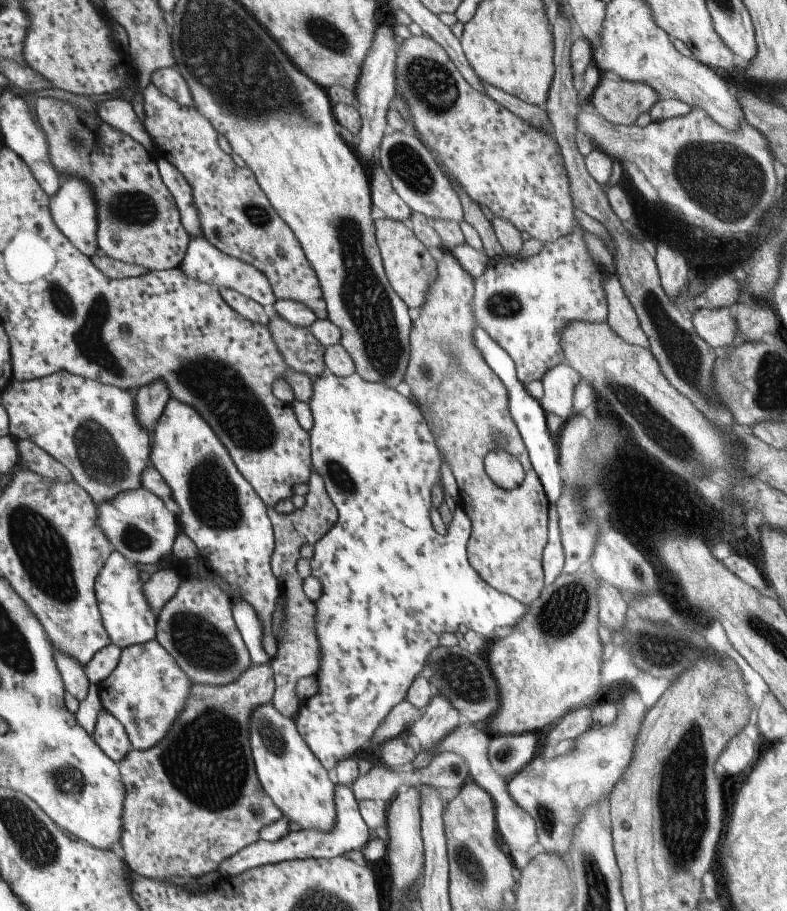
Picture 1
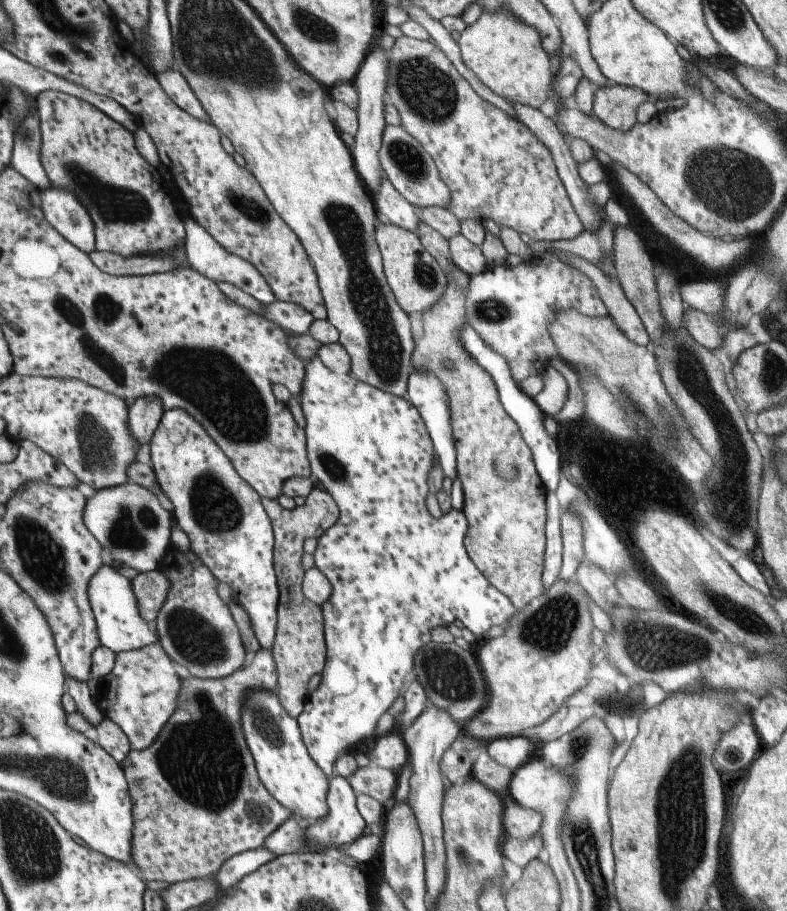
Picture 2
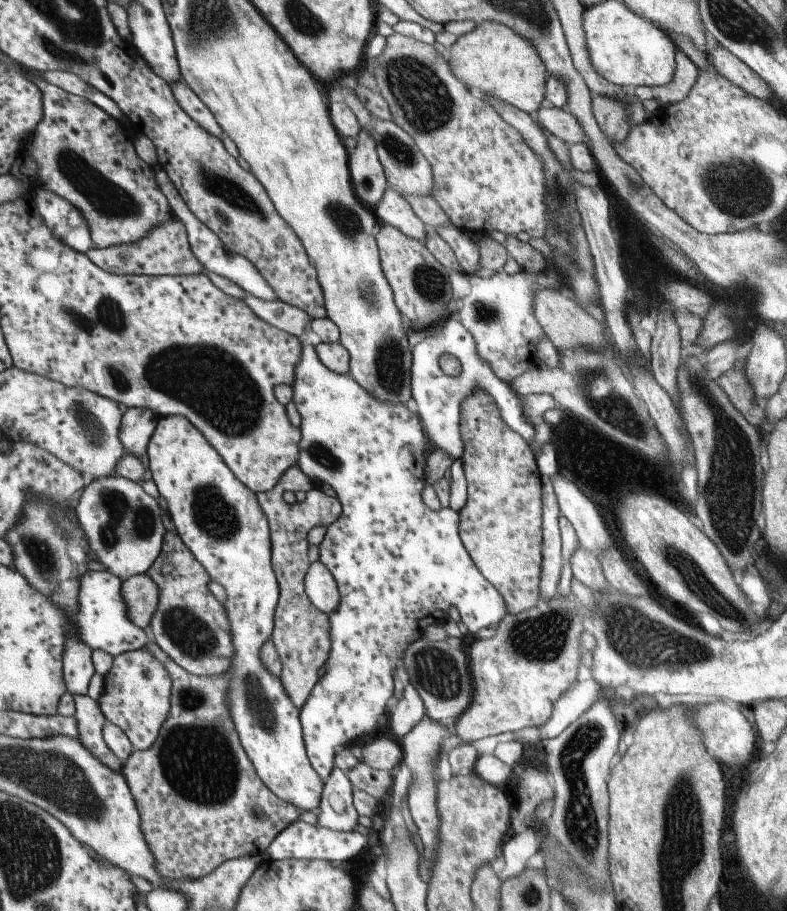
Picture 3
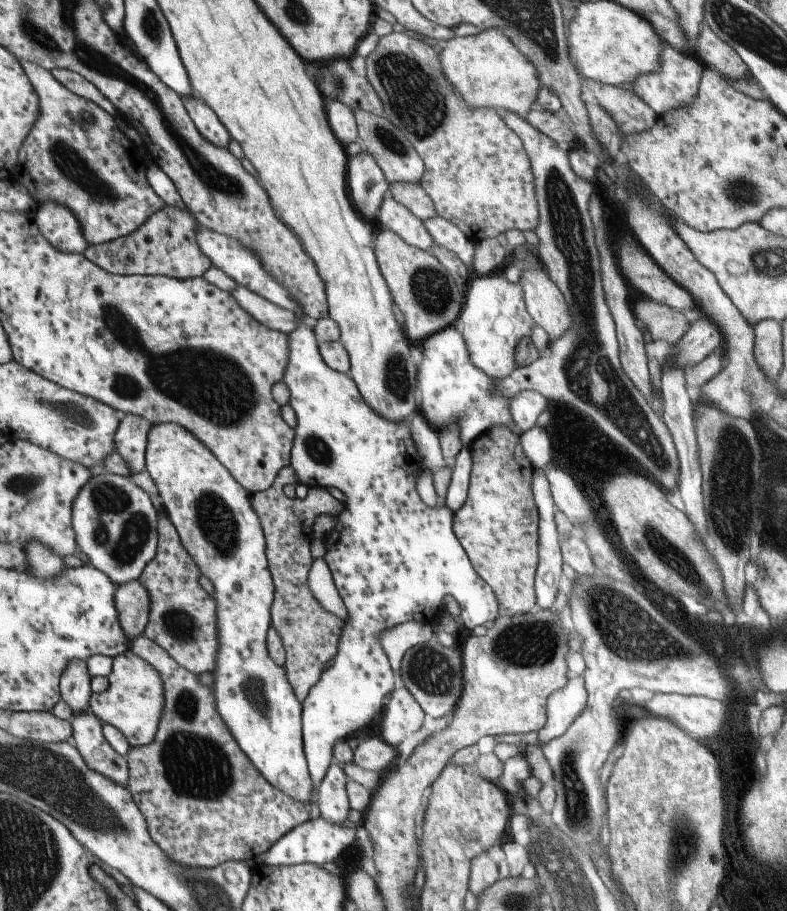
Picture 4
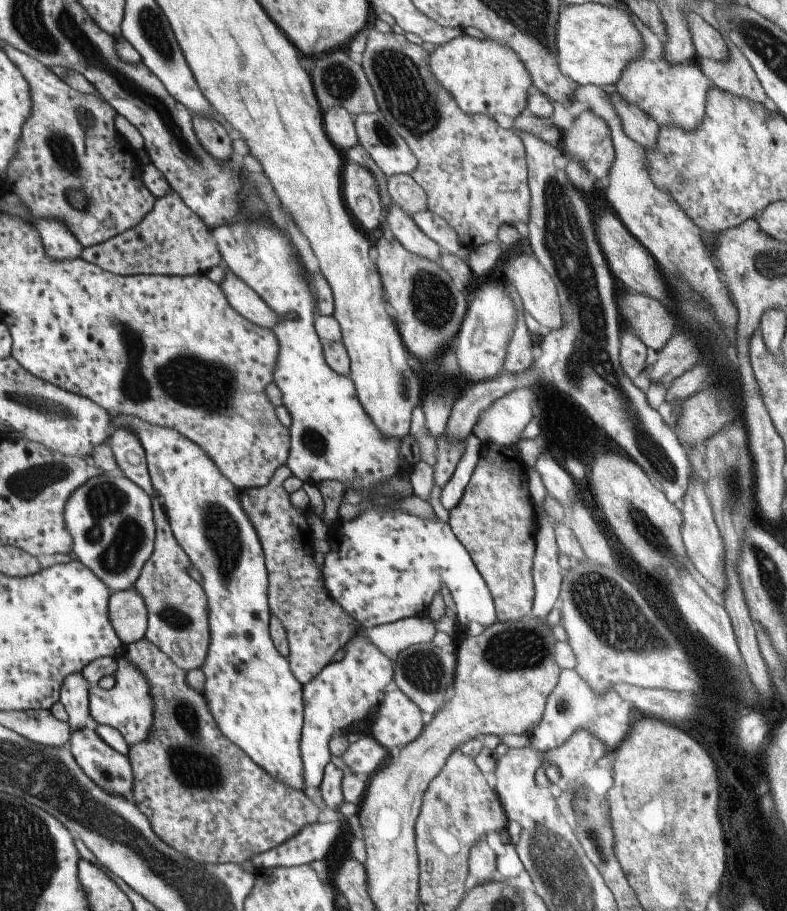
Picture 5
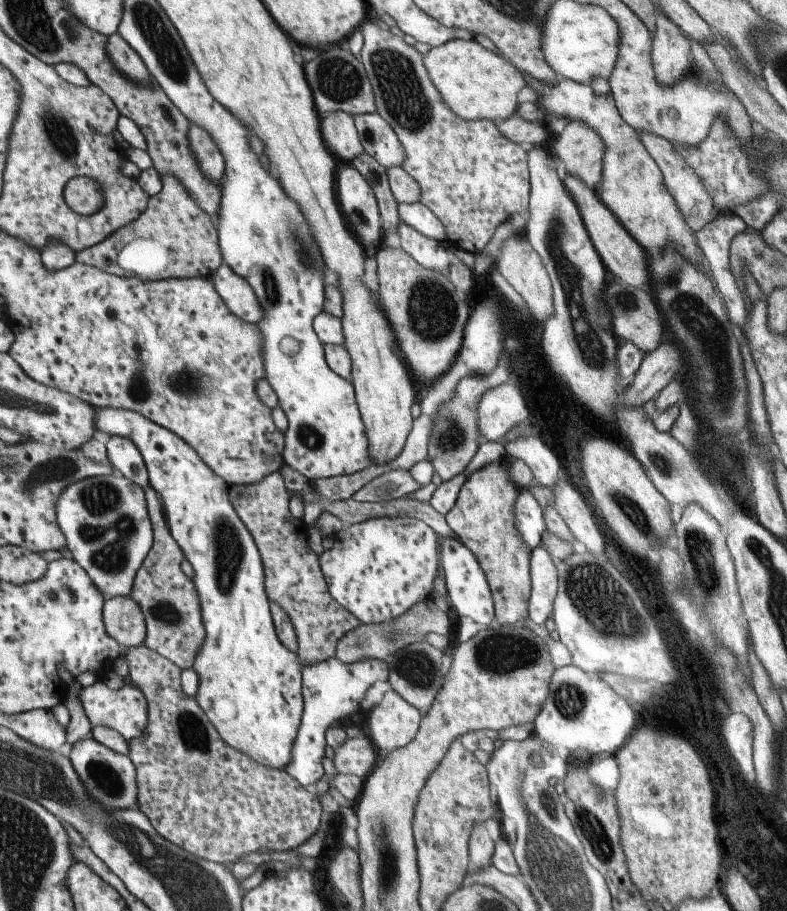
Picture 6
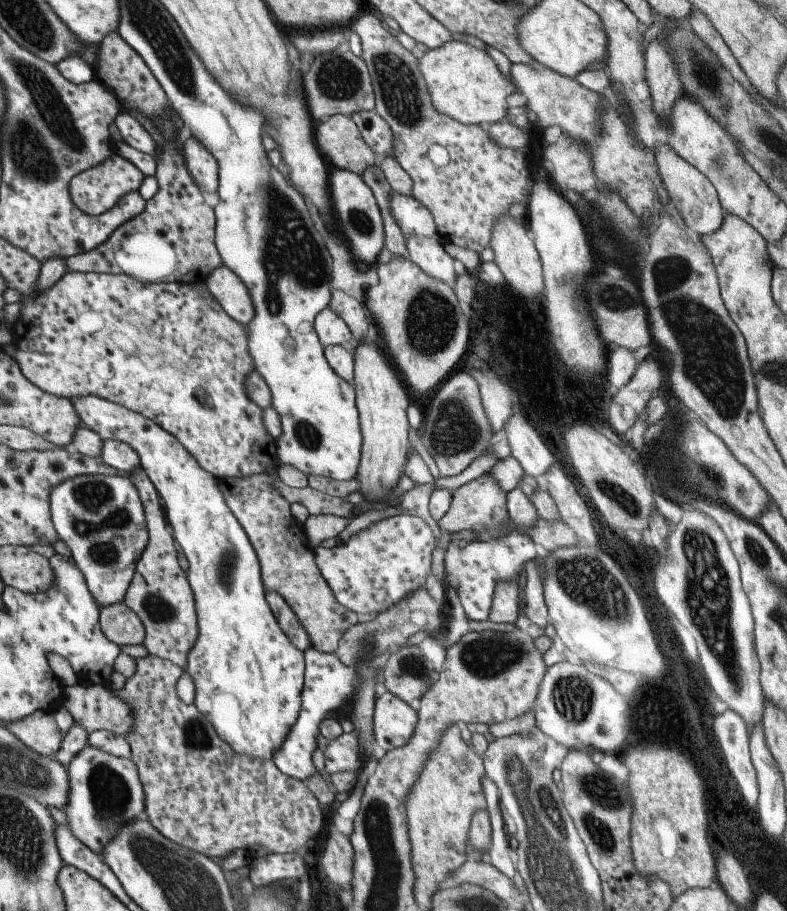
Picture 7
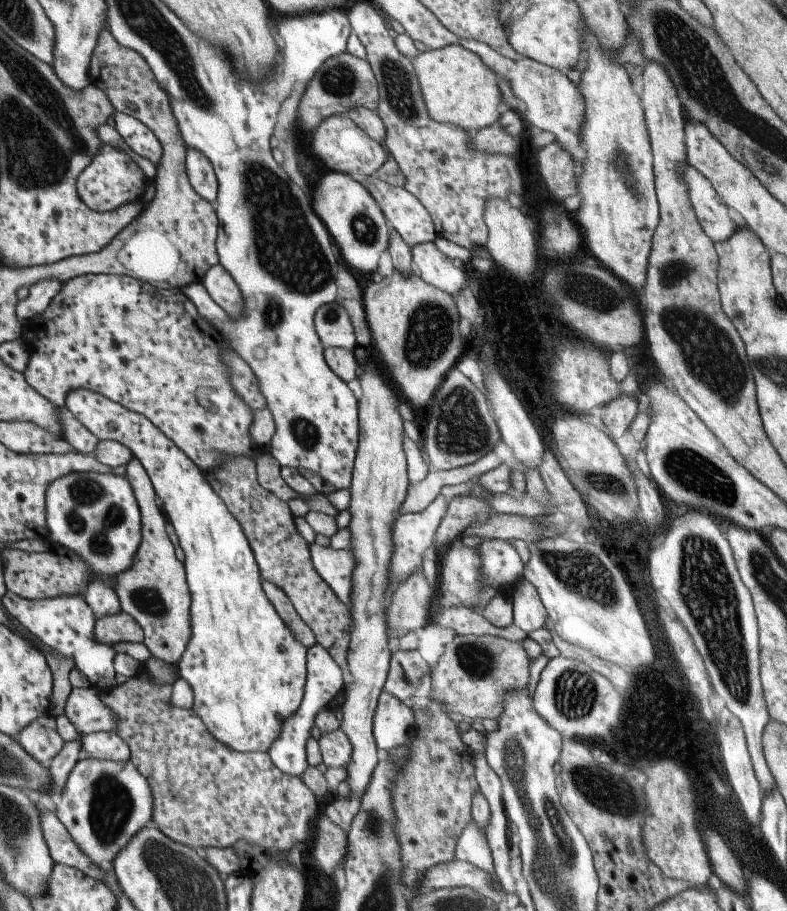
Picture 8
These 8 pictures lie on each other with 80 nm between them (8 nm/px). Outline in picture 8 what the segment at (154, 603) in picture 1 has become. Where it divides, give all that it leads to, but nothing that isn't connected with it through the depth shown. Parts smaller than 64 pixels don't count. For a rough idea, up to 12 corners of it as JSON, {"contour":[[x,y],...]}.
{"contour":[[128,612],[97,618],[102,643],[143,643],[144,627]]}

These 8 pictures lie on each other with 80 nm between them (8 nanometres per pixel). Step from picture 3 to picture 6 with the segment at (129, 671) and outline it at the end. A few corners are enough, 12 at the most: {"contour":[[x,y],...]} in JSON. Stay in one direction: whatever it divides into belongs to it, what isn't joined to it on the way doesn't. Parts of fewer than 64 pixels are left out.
{"contour":[[129,677],[80,693],[94,727],[129,740],[148,728],[146,694]]}

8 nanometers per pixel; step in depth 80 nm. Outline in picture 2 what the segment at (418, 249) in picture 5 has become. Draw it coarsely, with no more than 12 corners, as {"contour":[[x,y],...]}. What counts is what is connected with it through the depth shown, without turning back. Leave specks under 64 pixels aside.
{"contour":[[385,178],[374,193],[377,214],[415,232],[419,216]]}

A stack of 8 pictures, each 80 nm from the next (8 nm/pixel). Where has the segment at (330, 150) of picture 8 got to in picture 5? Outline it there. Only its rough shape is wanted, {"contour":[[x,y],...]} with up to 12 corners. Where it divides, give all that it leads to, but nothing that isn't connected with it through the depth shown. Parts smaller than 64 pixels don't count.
{"contour":[[344,106],[327,109],[329,138],[341,150],[359,144],[355,116]]}

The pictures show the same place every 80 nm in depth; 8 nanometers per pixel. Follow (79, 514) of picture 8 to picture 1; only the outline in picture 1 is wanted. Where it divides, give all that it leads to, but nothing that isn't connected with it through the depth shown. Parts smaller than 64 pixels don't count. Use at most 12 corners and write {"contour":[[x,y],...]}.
{"contour":[[144,486],[99,505],[115,550],[155,564],[173,550],[179,516]]}

